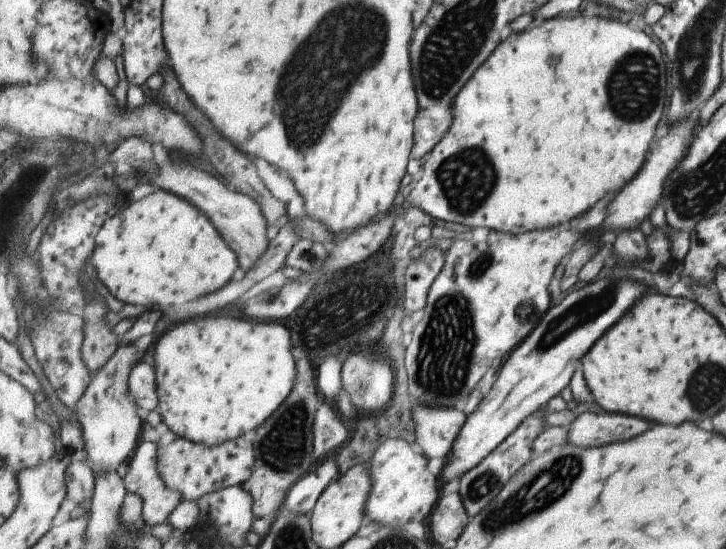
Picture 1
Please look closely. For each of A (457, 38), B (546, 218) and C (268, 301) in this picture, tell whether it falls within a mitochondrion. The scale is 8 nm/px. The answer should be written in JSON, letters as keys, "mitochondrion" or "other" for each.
{"A":"mitochondrion","B":"other","C":"mitochondrion"}

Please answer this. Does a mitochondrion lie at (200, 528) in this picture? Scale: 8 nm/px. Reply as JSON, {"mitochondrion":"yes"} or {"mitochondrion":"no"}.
{"mitochondrion":"no"}

